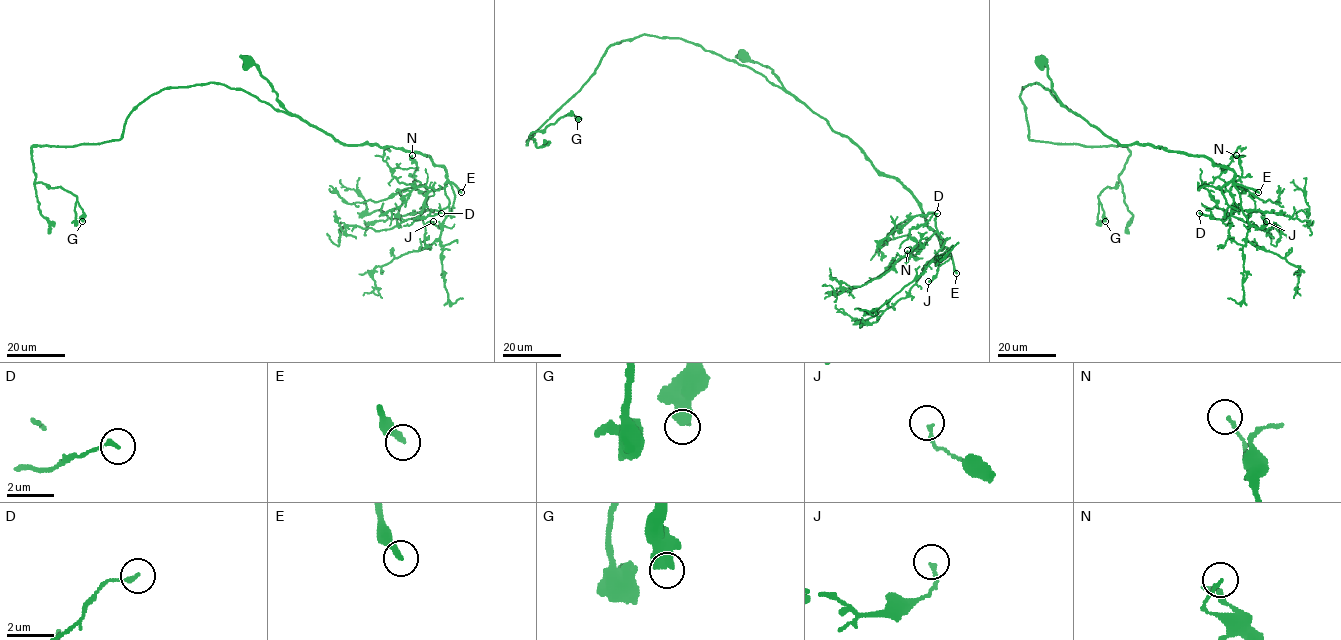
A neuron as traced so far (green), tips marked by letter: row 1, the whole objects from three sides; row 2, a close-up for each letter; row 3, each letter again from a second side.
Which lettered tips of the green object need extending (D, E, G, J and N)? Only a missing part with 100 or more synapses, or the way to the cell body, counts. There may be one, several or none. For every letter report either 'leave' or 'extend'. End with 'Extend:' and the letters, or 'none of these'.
D: leave
E: extend
G: leave
J: leave
N: leave
Extend: E

